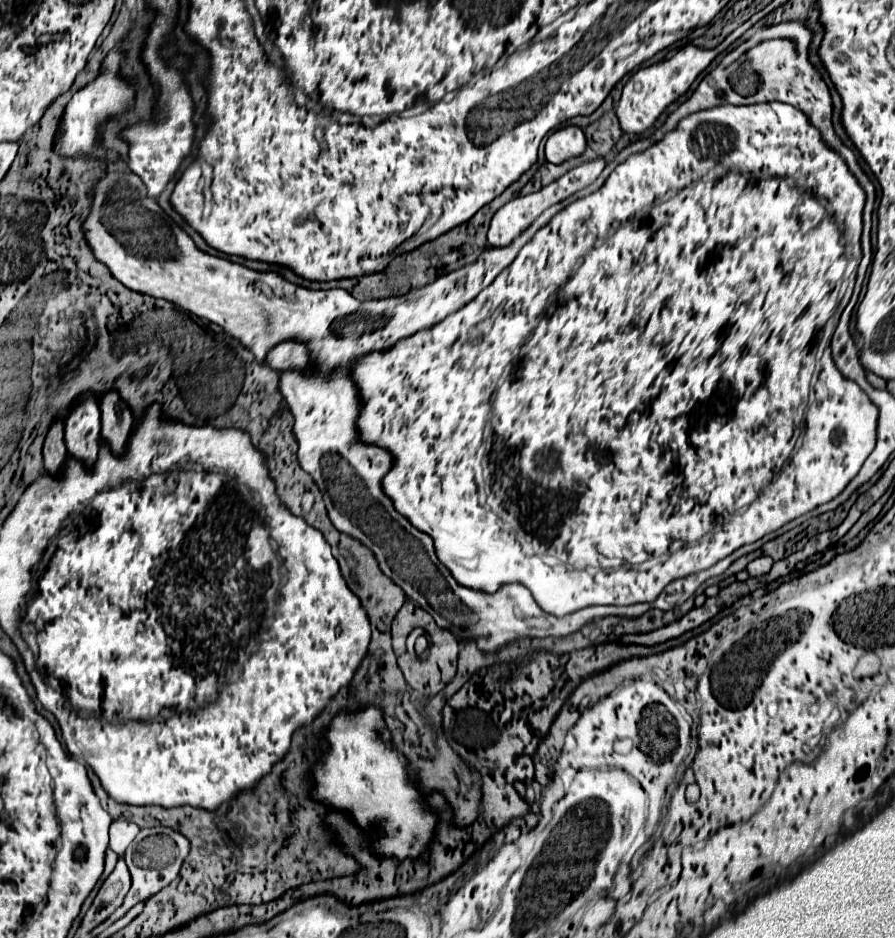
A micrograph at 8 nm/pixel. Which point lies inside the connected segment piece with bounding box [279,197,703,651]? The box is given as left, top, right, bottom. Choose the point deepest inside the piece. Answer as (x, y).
(335, 328)

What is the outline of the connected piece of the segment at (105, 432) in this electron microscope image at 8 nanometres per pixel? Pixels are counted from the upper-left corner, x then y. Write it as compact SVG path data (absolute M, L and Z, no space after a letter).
M107 391L99 397L101 409L101 437L113 445L115 453L125 449L125 437L129 437L129 429L133 429L133 411L119 397L117 391Z

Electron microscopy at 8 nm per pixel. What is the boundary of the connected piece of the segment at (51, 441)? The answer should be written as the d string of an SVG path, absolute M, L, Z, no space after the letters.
M53 419L53 423L49 425L45 443L43 443L43 461L45 461L45 469L57 469L57 465L61 465L61 461L65 461L65 441L63 441L63 421Z

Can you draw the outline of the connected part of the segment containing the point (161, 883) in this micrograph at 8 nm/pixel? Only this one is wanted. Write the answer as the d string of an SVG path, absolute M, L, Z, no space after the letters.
M169 827L141 829L139 835L135 837L135 841L127 847L127 851L123 855L127 861L127 867L133 875L133 883L131 883L131 889L125 895L125 901L121 903L119 911L125 915L137 901L145 901L153 893L161 891L165 885L169 885L179 875L179 869L181 869L185 857L189 855L189 849L191 849L189 839L175 829L169 829Z

